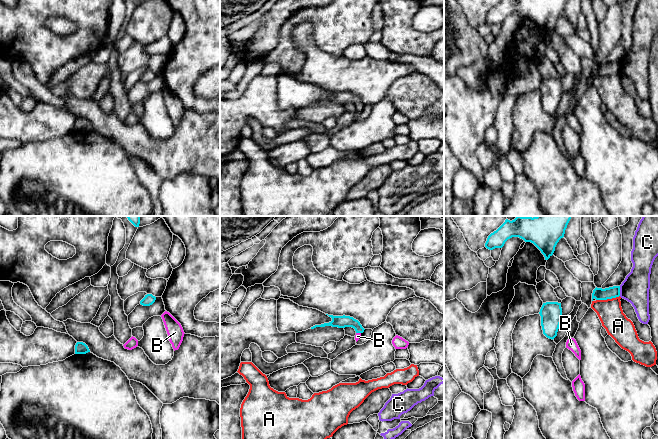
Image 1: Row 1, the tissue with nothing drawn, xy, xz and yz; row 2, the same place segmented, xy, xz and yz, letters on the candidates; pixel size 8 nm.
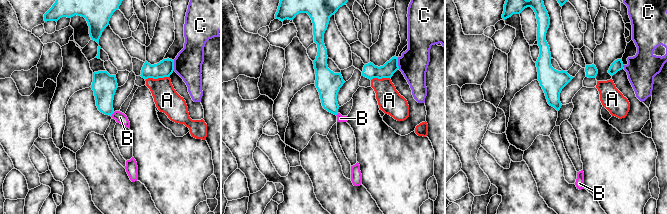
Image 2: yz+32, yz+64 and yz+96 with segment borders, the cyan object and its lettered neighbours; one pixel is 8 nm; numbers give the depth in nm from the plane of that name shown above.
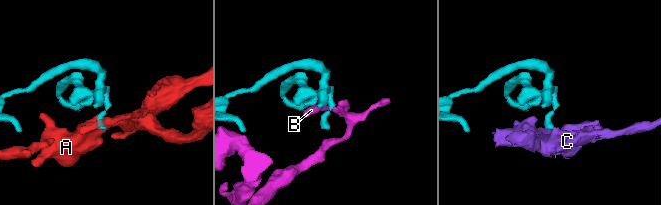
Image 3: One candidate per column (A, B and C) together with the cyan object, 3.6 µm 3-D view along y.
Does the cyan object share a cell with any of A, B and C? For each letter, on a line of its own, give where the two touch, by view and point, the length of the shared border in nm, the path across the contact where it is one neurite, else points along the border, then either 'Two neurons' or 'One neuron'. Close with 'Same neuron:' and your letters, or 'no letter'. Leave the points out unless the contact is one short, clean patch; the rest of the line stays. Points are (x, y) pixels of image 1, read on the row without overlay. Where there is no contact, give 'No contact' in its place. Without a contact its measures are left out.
A: Touches cyan at yz (607, 74). Shared border 200 nm. Boundary: yz (619, 71), (613, 74), (596, 76). Two neurons
B: Touches cyan at xz (358, 108). Shared border 40 nm. Path across: xz (343, 97), (350, 97), (358, 108), (357, 112). One neuron
C: Touches cyan at yz (619, 67). Shared border 80 nm. Two neurons
Same neuron: B

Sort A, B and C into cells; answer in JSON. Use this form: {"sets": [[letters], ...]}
{"sets": [["A"], ["B"], ["C"]]}

